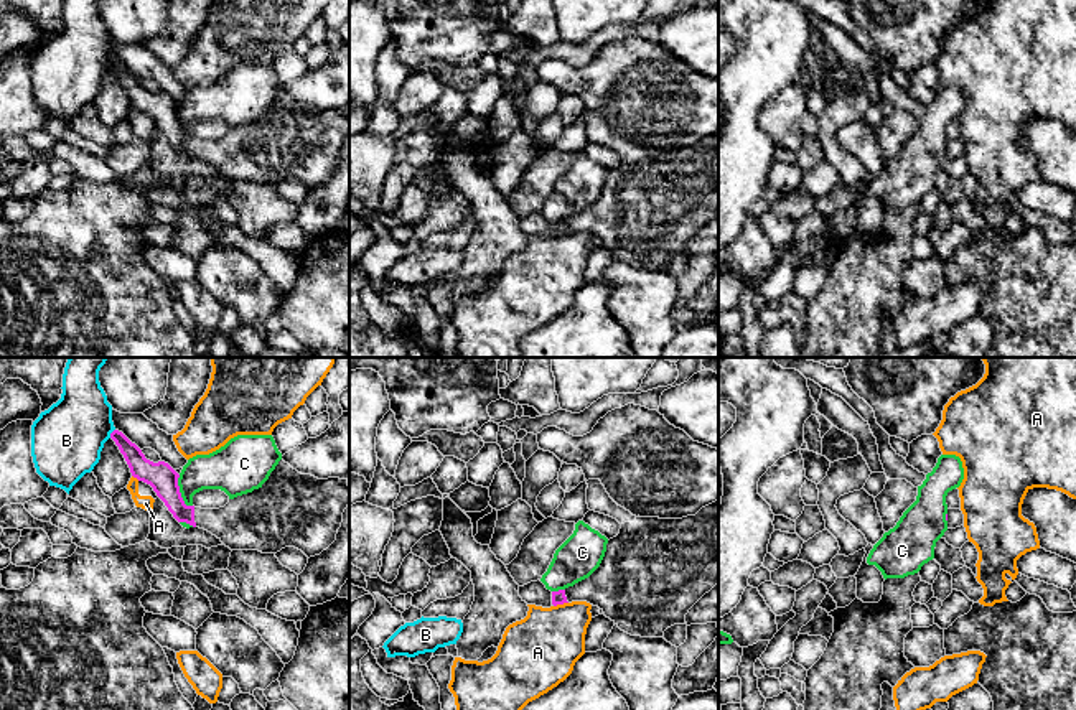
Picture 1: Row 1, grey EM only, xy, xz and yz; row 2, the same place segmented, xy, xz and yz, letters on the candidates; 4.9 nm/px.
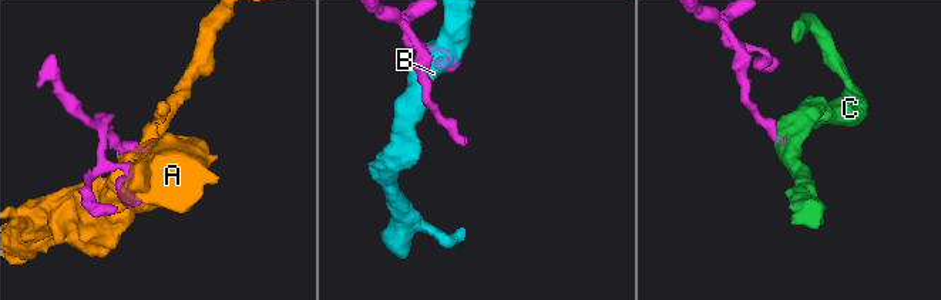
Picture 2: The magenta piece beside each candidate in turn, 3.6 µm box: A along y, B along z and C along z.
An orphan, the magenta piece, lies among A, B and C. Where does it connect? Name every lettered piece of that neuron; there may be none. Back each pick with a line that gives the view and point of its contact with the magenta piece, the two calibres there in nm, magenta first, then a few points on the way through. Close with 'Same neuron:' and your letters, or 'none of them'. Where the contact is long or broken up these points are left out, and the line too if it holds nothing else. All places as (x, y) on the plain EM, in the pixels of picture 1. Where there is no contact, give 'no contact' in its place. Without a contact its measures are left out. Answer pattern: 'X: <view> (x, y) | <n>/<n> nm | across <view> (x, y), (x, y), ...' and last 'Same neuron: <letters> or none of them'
Same neuron: none of them

